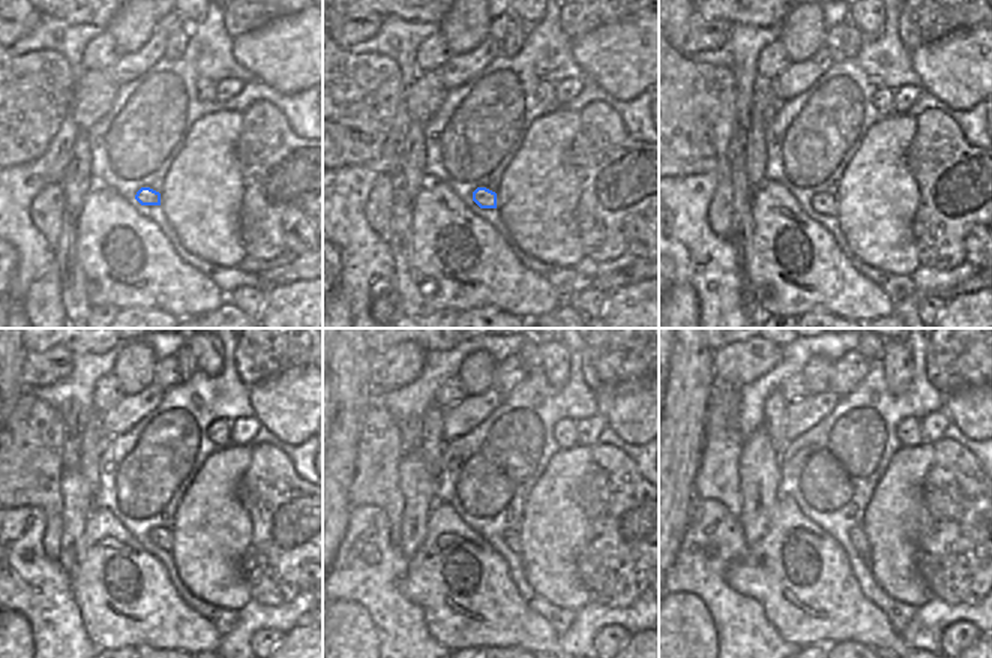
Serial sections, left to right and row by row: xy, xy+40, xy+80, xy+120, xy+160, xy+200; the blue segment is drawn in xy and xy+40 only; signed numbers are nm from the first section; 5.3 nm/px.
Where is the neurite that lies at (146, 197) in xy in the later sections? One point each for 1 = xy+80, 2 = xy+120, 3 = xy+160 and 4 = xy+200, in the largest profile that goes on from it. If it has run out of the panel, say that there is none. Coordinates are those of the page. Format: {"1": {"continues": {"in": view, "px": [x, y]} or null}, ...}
{"1": {"continues": {"in": "xy+80", "px": [824, 203]}}, "2": {"continues": {"in": "xy+120", "px": [162, 538]}}, "3": {"continues": {"in": "xy+160", "px": [512, 537]}}, "4": {"continues": {"in": "xy+200", "px": [857, 537]}}}

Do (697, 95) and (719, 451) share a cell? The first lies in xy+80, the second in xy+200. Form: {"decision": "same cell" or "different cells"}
{"decision": "same cell"}

